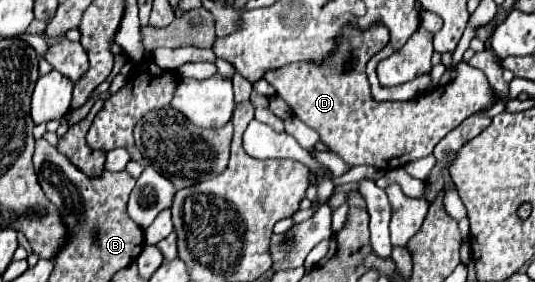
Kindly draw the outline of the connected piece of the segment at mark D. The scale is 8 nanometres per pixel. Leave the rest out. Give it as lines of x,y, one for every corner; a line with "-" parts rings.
381,22
371,24
367,30
347,24
347,28
341,28
335,48
325,62
295,62
265,72
265,80
275,88
277,96
287,102
293,116
317,130
327,150
349,166
367,164
381,170
393,170
429,156
435,144
465,118
503,100
479,68
459,62
455,80
425,92
425,96
407,102
375,102
369,90
365,64
383,50
387,42
389,28

